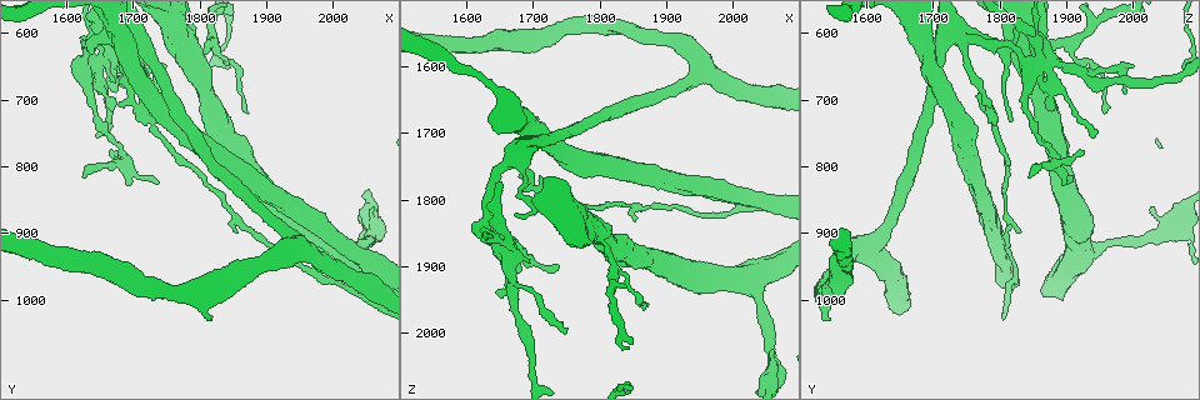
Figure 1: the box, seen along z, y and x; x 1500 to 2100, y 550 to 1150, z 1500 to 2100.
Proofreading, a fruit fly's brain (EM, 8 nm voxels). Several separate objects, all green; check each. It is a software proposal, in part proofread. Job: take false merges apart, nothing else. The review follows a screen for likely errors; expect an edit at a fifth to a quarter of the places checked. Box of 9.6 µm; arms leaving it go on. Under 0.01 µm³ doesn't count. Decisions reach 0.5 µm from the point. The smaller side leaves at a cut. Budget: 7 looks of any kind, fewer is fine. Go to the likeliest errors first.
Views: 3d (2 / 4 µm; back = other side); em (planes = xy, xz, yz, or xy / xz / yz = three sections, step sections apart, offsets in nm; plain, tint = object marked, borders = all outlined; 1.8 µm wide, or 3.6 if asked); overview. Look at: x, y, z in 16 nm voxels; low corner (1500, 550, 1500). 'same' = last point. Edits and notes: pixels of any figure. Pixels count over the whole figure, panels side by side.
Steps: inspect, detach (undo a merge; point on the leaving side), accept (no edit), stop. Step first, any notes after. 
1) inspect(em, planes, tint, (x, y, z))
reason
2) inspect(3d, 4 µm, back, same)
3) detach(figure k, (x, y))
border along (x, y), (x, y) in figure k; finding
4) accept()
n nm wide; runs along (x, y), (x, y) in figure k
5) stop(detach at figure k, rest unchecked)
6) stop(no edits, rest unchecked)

inspect(3d, 2 µm, (1685, 605, 1740))
thick turns thin

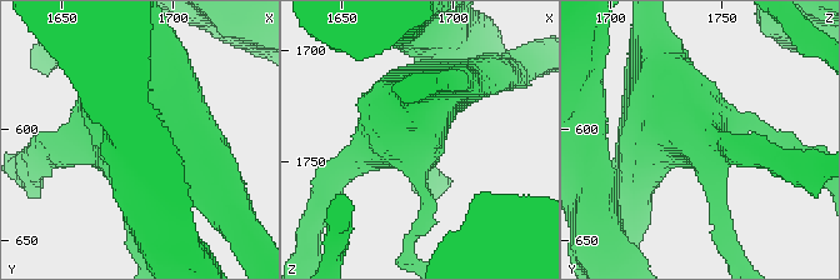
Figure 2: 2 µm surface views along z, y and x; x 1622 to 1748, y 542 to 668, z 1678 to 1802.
inspect(em, planes, borders, (1681, 603, 1738))
now the EM

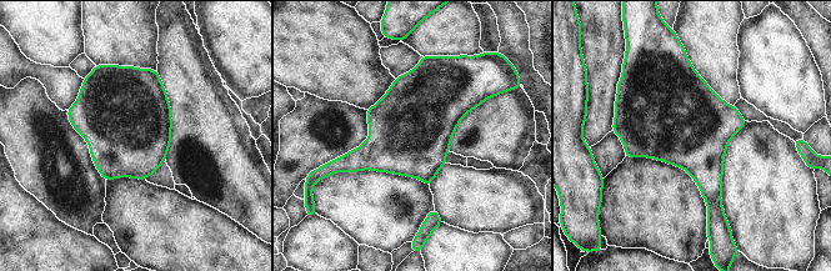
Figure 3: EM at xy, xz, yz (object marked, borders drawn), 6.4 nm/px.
accept()
550 nm wide; continuous, no second cell

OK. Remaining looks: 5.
inspect(em, xz, step 8, tint, (1680, 790, 1885))
a narrow waist

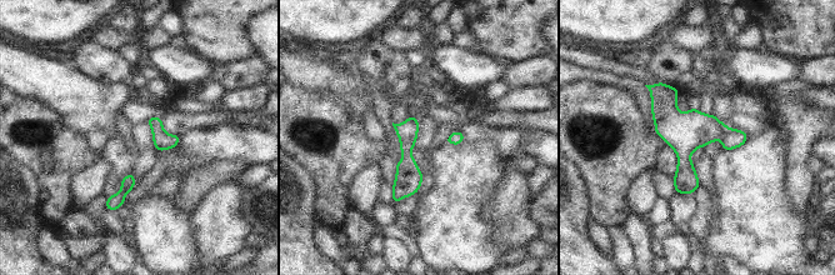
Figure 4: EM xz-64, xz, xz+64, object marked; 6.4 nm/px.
detach(figure 4, (688, 131))
the part that leaves runs along (651, 88), (684, 136), (690, 190) in figure 4; two cells meet here

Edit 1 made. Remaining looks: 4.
inspect(overview)
redraw

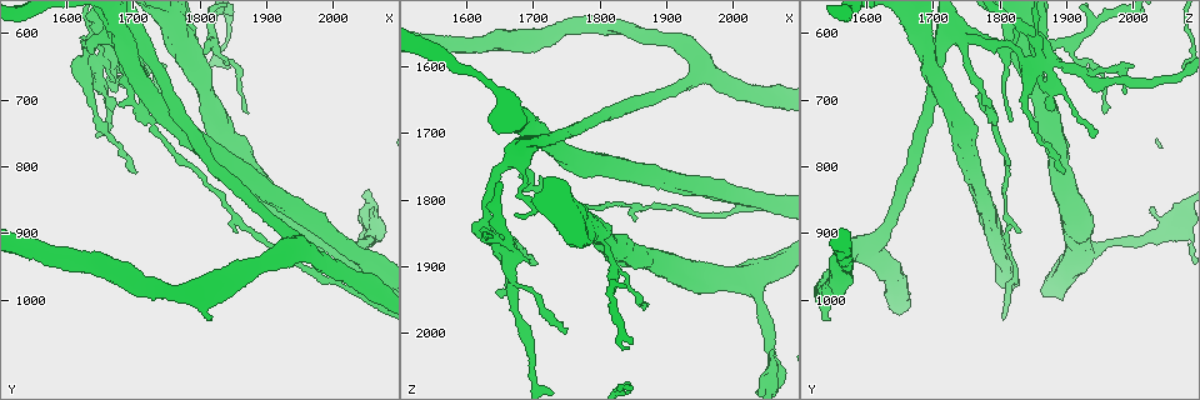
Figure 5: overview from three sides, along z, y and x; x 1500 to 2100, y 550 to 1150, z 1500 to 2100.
inspect(3d, 4 µm, (1820, 615, 1905))

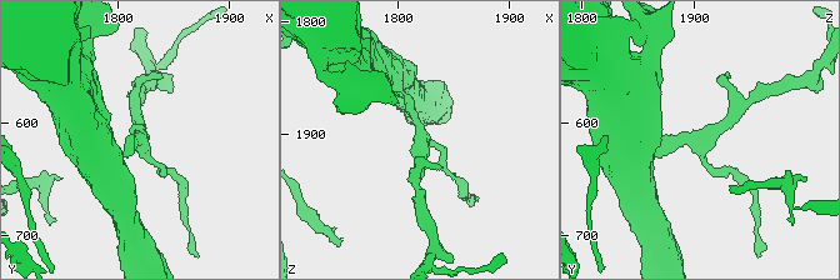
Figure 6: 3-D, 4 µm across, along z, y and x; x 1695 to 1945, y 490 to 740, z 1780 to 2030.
inspect(em, 3.6 µm, planes, tint, (1818, 616, 1904))
need the tissue

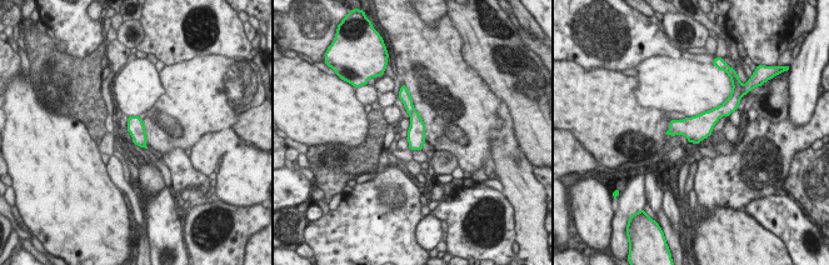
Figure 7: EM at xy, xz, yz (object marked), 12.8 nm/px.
accept()
3 arms; runs along (405, 95), (417, 121), (419, 146) in figure 7; all the same cell

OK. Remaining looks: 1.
stop(detach at figure 4, rest unchecked)

